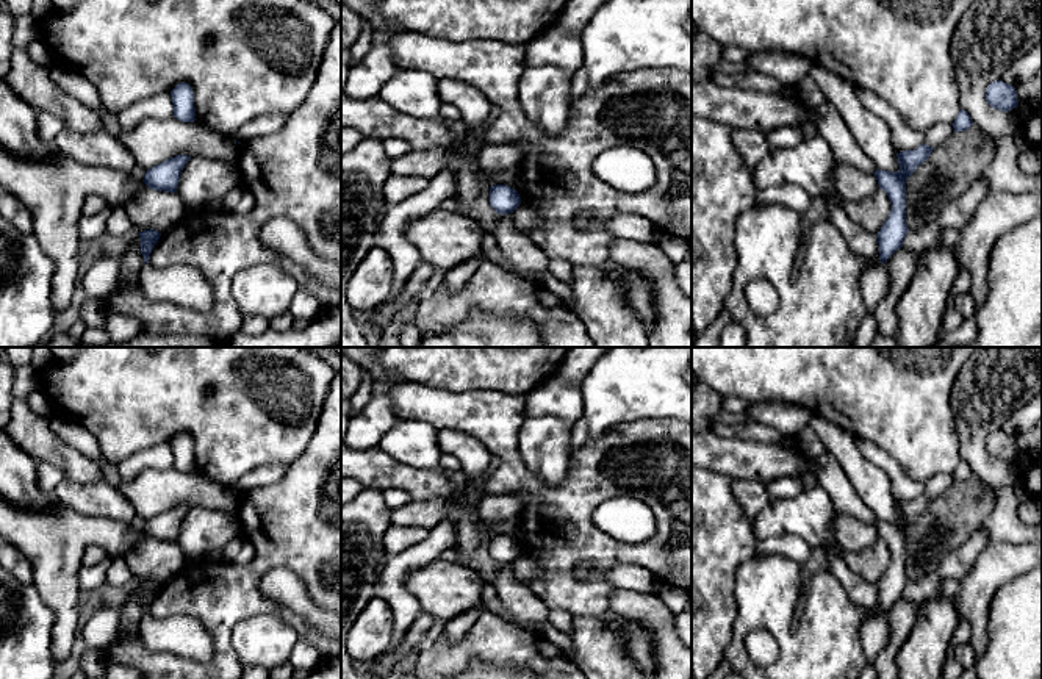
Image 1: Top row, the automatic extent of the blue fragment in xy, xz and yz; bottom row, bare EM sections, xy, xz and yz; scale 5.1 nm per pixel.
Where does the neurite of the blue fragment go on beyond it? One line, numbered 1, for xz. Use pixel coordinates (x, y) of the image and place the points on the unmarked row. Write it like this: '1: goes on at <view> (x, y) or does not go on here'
1: does not go on here

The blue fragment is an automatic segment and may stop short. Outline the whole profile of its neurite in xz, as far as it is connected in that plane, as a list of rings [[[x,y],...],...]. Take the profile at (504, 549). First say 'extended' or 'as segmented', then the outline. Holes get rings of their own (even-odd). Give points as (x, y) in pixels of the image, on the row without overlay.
as segmented; [[[507,535],[490,537],[490,555],[499,565],[513,563],[521,554],[521,548],[516,540]]]

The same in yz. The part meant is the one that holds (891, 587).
extended; [[[922,494],[915,501],[904,501],[896,504],[900,521],[881,521],[875,523],[878,535],[889,546],[892,562],[878,582],[879,595],[879,615],[873,615],[865,620],[859,629],[861,646],[865,657],[865,666],[861,671],[859,679],[878,679],[875,671],[875,659],[889,640],[889,623],[886,612],[903,598],[904,588],[909,582],[906,574],[906,532],[922,516],[934,498]]]

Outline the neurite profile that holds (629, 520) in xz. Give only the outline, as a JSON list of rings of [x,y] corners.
[[[612,498],[591,513],[596,532],[607,534],[623,543],[641,543],[656,535],[656,515],[637,498]]]

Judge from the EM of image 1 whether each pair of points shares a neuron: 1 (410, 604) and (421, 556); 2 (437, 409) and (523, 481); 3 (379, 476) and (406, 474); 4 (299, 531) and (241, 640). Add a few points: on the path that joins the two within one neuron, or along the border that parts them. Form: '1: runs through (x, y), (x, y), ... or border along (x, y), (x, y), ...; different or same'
1: runs through (396, 590), (396, 573), (407, 562); same
2: runs through (462, 410), (467, 410), (510, 456); same
3: runs through (385, 474), (399, 474); same
4: border along (291, 625), (249, 615), (230, 642); different

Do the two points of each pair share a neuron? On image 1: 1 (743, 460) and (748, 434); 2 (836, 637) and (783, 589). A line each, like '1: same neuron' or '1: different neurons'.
1: different neurons
2: same neuron

